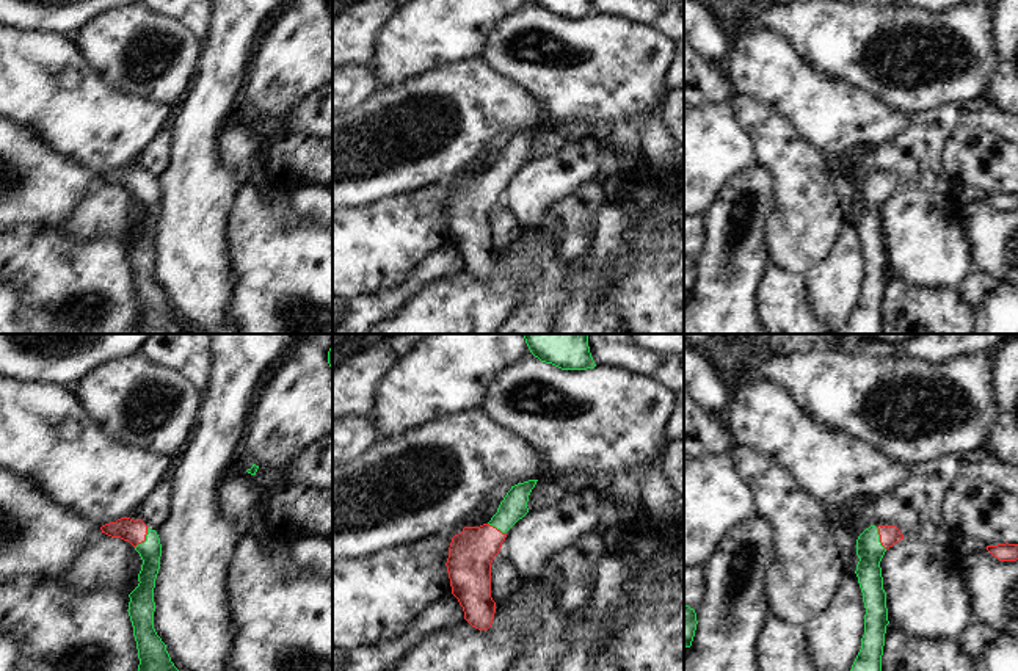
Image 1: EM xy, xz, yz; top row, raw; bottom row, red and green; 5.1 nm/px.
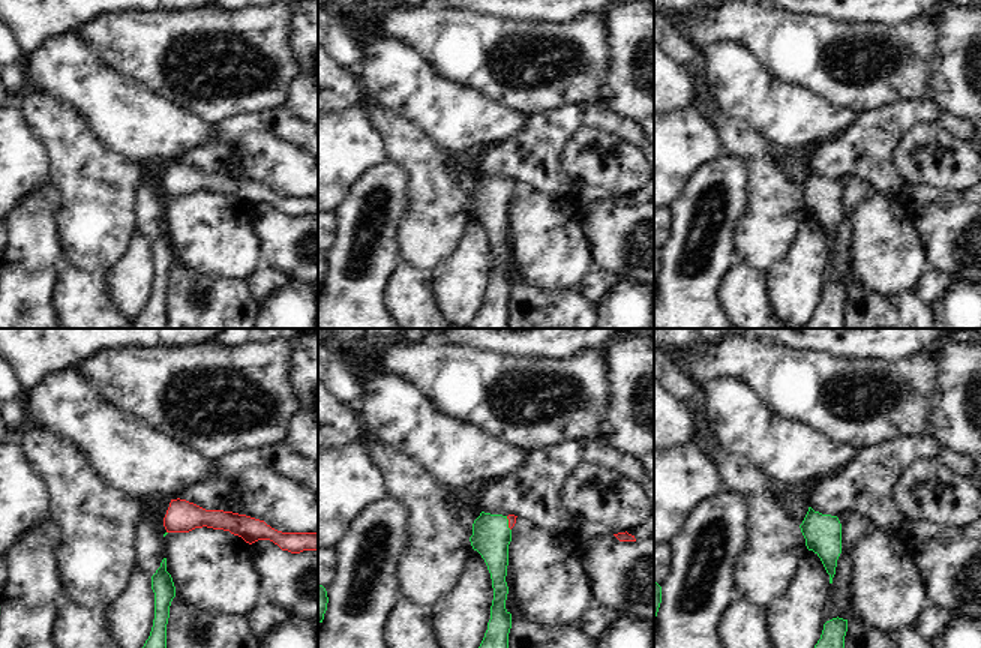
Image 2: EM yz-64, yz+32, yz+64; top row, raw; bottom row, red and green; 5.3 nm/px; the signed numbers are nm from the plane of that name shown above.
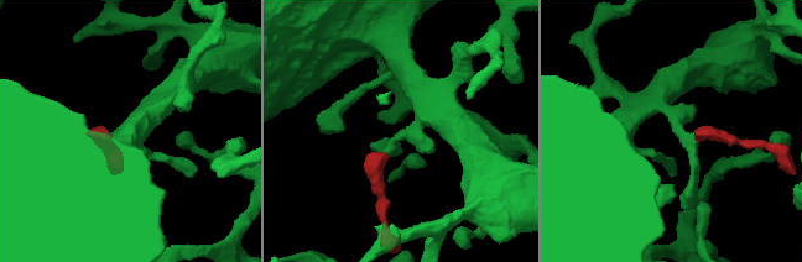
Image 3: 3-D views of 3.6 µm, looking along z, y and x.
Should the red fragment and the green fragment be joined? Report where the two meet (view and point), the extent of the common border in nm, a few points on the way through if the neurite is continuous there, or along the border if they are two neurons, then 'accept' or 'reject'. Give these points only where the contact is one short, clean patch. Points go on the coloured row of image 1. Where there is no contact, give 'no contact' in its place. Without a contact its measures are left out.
yz (880, 538) | 130 nm | across yz (890, 535), (880, 538), (869, 549) | accept

